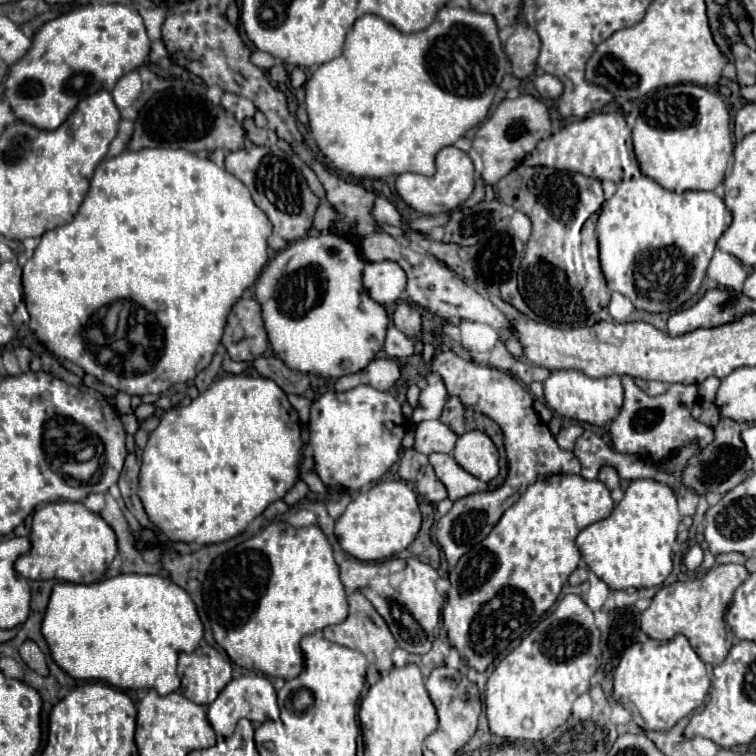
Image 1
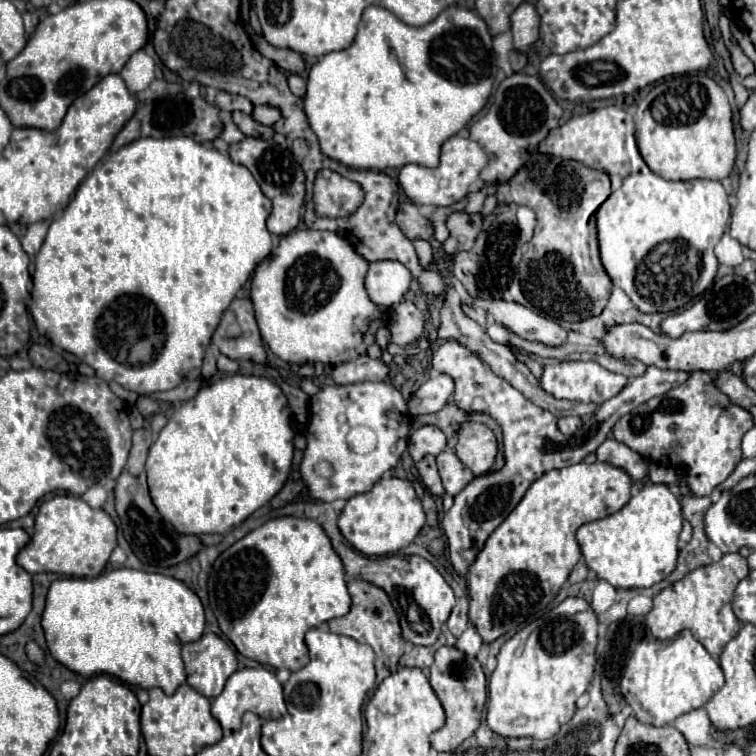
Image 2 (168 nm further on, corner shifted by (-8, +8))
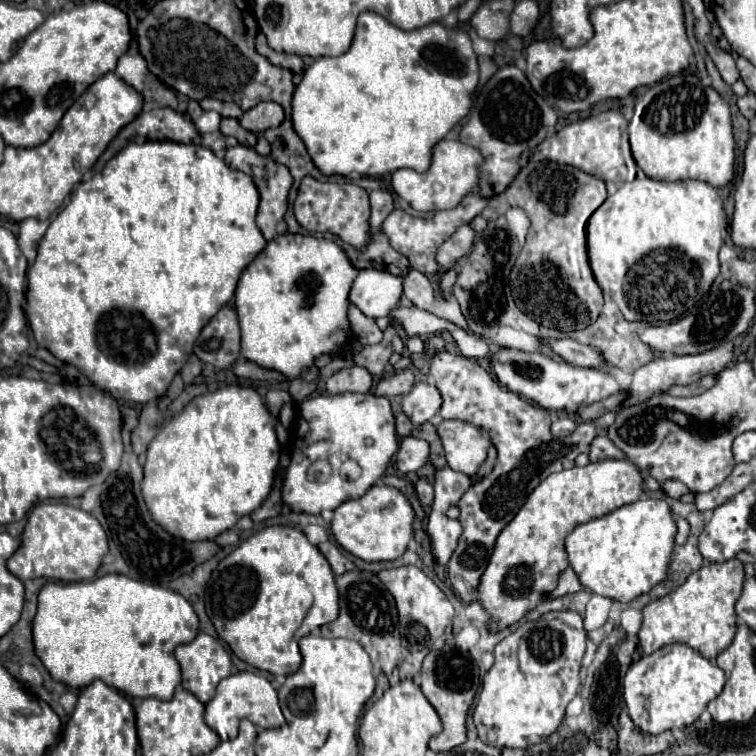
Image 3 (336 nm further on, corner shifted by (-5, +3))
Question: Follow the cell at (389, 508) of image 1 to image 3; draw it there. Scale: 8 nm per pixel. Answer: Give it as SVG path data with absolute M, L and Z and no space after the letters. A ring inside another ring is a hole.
M373 485L361 499L349 499L335 509L331 531L337 543L363 561L393 561L401 557L413 537L415 511L407 497L389 485Z

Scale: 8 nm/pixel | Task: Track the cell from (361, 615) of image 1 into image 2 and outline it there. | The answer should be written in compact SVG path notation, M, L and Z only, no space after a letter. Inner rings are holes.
M348 580L348 592L352 596L352 608L346 616L334 618L328 622L330 632L334 634L344 634L350 636L358 642L370 642L370 638L376 638L382 650L382 662L394 672L398 666L398 660L404 652L406 640L402 638L400 624L398 624L398 614L390 604L388 594L382 588L376 588L374 584L368 584L366 580Z

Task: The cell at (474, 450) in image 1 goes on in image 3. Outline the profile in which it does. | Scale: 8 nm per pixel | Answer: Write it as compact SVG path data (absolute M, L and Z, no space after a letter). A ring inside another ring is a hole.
M441 421L437 431L443 441L447 465L469 477L477 475L487 459L487 449L491 445L489 433L465 421Z

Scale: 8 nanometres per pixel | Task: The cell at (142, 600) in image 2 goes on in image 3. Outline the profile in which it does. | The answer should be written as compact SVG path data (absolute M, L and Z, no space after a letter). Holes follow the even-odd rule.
M103 575L95 581L81 581L81 583L47 583L41 593L39 593L39 607L37 607L37 615L33 619L33 643L35 643L35 653L37 657L43 661L43 665L47 667L47 671L51 673L51 677L55 681L61 681L61 683L67 683L69 687L75 687L75 689L81 689L85 685L89 685L91 681L95 679L101 679L105 681L109 687L115 687L119 691L123 691L125 695L131 695L131 697L157 697L157 699L163 699L163 701L169 701L173 697L173 691L175 687L181 683L181 669L179 669L179 663L175 659L175 655L167 655L167 653L173 653L177 645L181 643L189 643L197 637L199 633L199 619L197 619L197 613L193 611L191 603L175 593L173 589L167 589L167 587L161 587L161 585L153 585L153 583L143 583L143 581L135 581L131 577L125 577L125 575Z

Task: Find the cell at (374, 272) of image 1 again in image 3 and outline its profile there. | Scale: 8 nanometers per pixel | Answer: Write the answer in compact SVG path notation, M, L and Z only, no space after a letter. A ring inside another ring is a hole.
M361 269L349 299L367 317L385 317L397 307L403 293L403 277L379 269Z

